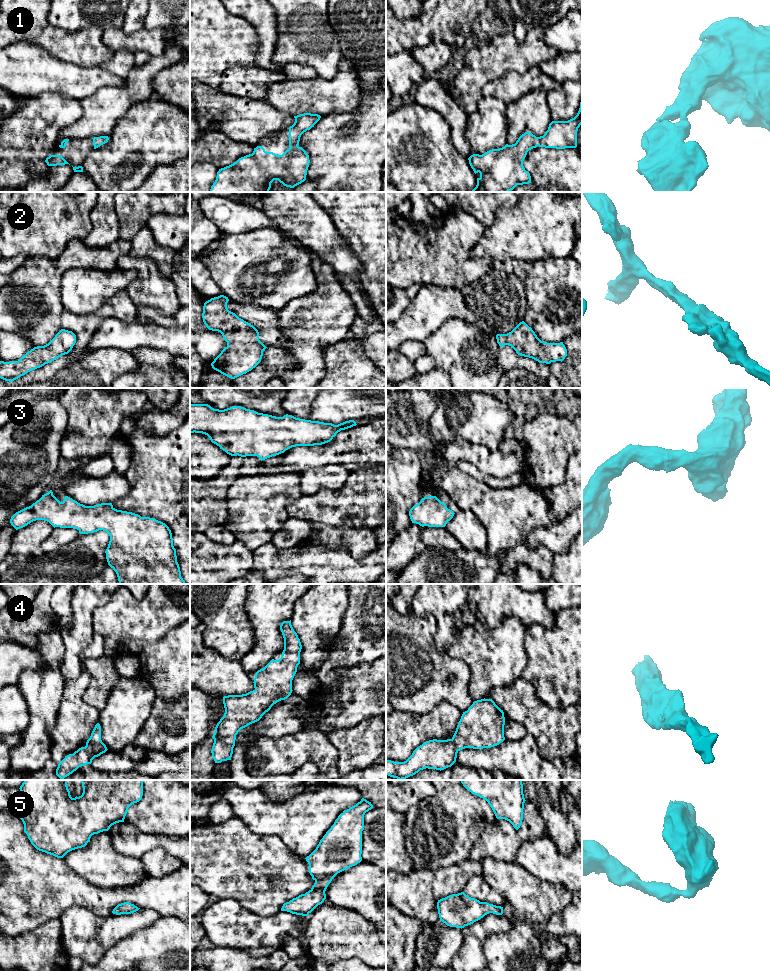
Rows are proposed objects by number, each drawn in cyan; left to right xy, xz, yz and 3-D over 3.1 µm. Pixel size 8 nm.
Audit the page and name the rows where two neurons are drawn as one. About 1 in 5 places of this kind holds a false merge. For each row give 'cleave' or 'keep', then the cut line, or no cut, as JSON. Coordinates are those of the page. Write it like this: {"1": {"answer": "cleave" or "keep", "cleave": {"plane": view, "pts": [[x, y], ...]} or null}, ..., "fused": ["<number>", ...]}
{"1": {"answer": "keep", "cleave": null}, "2": {"answer": "keep", "cleave": null}, "3": {"answer": "keep", "cleave": null}, "4": {"answer": "keep", "cleave": null}, "5": {"answer": "keep", "cleave": null}, "fused": []}

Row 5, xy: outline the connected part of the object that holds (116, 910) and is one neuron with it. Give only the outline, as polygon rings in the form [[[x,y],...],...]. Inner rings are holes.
[[[124,902],[121,904],[118,904],[112,911],[113,914],[121,915],[121,914],[131,914],[136,911],[138,911],[140,908],[135,906],[134,904],[131,904],[129,902]]]

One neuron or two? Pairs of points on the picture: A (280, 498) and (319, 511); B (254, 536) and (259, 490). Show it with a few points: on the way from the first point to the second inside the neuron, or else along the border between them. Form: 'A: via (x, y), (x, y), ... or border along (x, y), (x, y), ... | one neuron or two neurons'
A: border along (301, 495), (287, 507), (288, 516) | two neurons
B: via (258, 525), (259, 501) | one neuron

